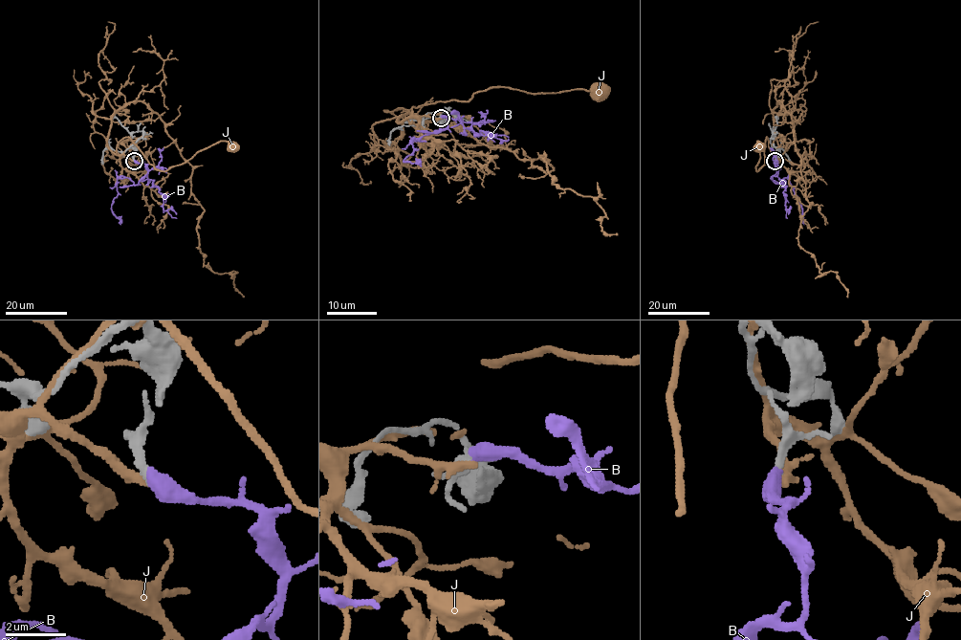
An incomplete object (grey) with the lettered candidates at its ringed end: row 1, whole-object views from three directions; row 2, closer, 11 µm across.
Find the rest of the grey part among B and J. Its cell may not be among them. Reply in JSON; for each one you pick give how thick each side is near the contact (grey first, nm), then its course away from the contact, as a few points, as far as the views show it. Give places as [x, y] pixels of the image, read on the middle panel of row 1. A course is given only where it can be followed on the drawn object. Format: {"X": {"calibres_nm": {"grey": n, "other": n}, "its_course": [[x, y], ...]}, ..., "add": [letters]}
{"B": {"calibres_nm": {"grey": 280, "other": 440}, "its_course": [[440, 118], [462, 121], [451, 114], [445, 129], [414, 139], [414, 150], [404, 161], [419, 164]]}, "add": ["B"]}

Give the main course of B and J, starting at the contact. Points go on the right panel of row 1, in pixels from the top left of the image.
B: (775, 160), (777, 174), (773, 179), (782, 185), (785, 178), (788, 179), (801, 206), (803, 224)
J: (775, 161), (767, 137), (765, 164), (756, 170), (759, 151), (757, 142), (759, 146)

